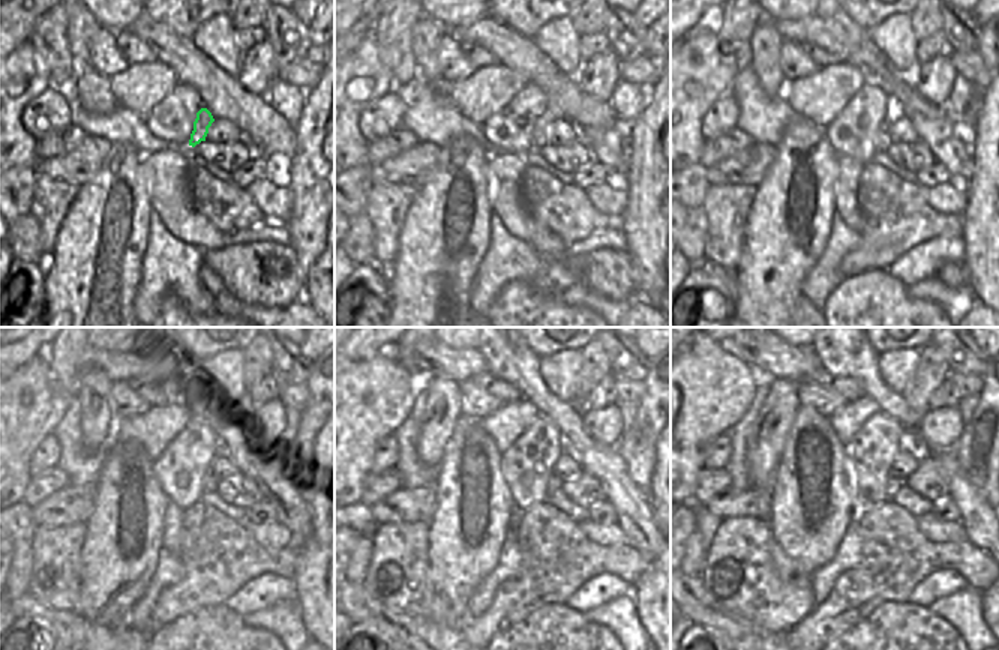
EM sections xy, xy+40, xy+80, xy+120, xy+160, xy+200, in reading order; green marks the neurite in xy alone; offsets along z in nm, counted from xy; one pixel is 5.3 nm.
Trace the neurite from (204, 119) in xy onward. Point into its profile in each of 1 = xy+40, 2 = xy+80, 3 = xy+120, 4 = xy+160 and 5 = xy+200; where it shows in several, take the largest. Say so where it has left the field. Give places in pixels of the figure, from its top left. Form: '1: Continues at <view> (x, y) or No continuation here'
1: Continues at xy+40 (540, 128)
2: Continues at xy+80 (882, 141)
3: Continues at xy+120 (210, 482)
4: Continues at xy+160 (554, 484)
5: Continues at xy+200 (893, 485).

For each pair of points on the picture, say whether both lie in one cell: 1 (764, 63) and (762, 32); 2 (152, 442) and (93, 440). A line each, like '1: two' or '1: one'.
1: one
2: two

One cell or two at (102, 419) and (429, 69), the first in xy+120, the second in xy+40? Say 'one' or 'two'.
one

